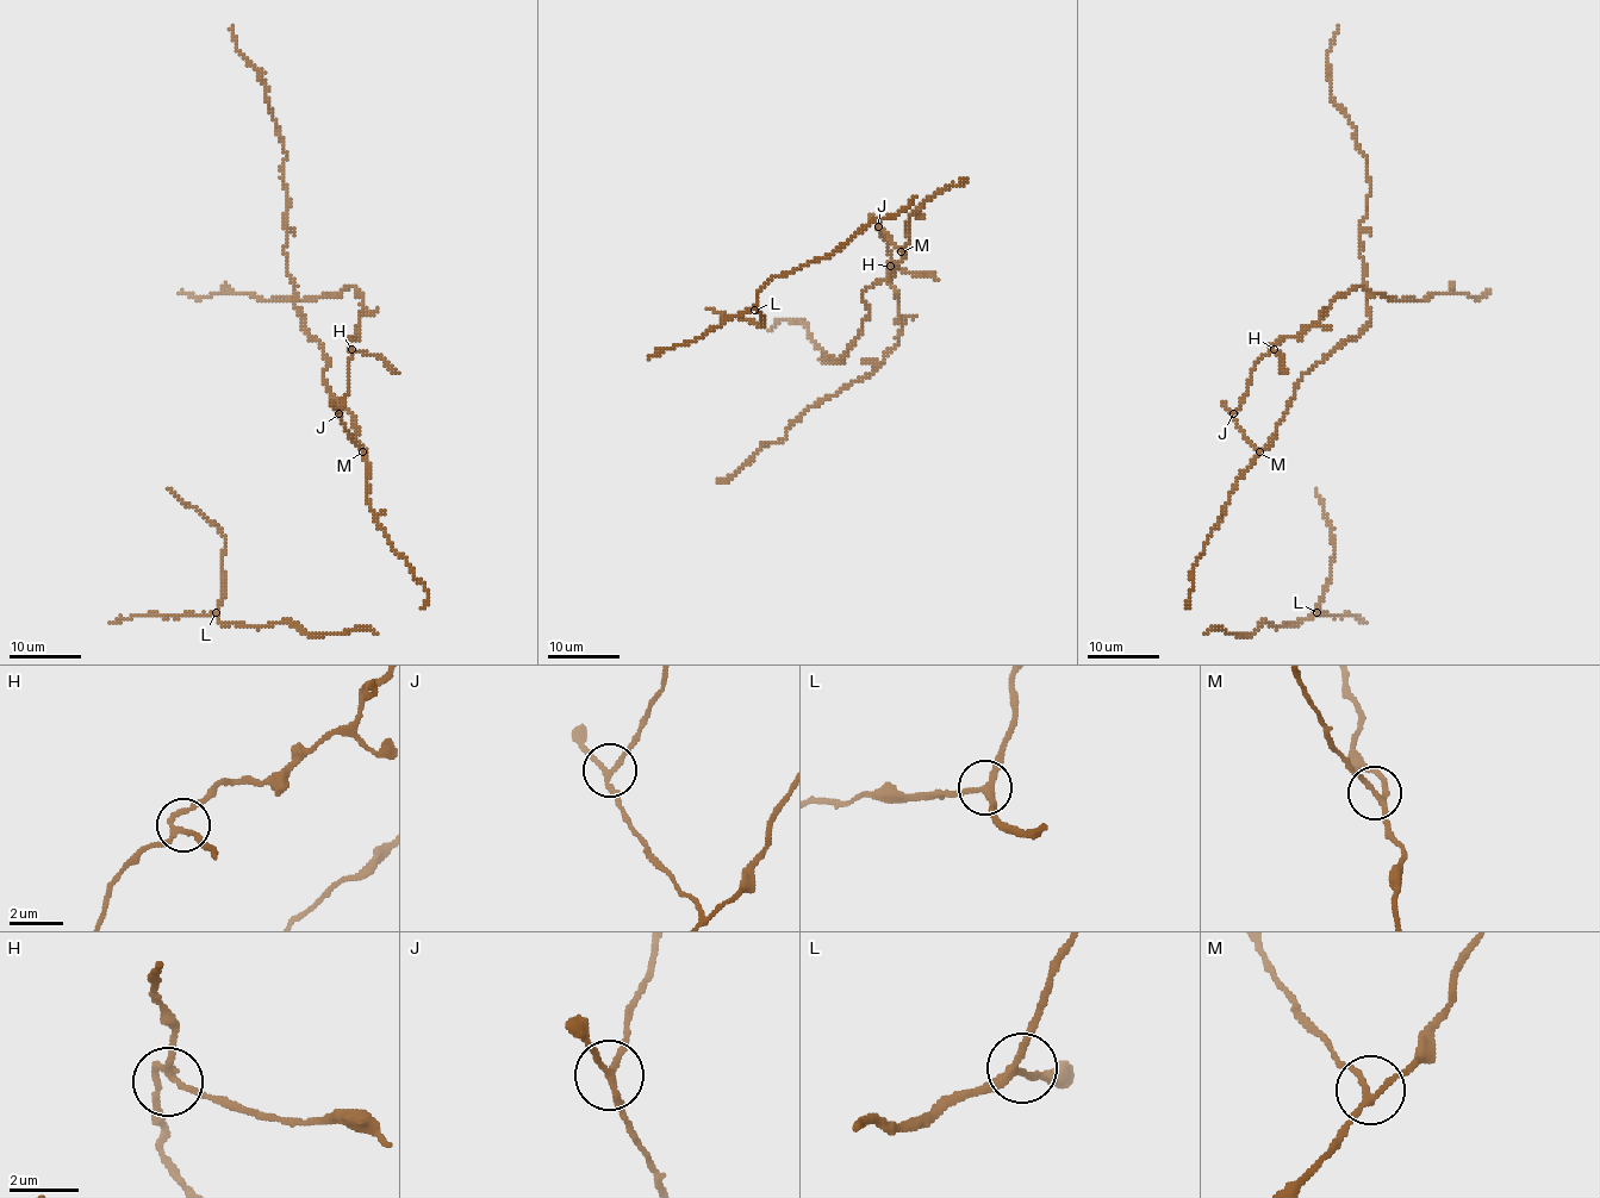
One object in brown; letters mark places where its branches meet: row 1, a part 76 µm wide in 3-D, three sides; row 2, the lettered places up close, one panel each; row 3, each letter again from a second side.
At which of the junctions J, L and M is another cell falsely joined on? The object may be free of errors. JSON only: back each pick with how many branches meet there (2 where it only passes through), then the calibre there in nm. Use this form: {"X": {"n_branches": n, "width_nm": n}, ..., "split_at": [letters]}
{"J": {"n_branches": 3, "width_nm": 160}, "split_at": ["J"]}

